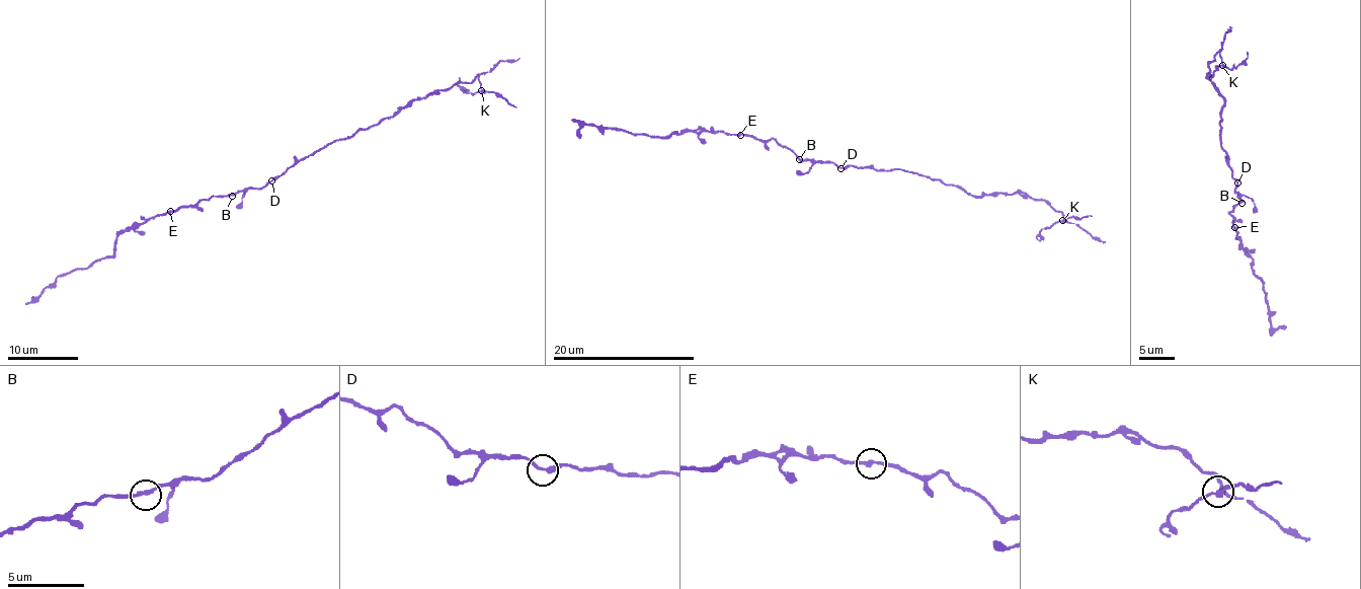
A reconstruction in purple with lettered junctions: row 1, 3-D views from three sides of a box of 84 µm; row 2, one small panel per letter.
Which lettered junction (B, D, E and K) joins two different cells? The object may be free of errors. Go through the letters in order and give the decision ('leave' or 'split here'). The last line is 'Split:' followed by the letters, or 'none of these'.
B: leave
D: leave
E: leave
K: split here
Split: K

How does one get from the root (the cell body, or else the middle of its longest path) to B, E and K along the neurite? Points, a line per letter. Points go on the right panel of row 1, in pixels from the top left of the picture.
B: (1235, 180), (1234, 190), (1241, 194), (1242, 203)
E: (1235, 180), (1235, 192), (1242, 199), (1230, 212), (1234, 227)
K: (1235, 180), (1219, 142), (1222, 119), (1219, 116), (1224, 102), (1208, 77), (1208, 64), (1218, 52), (1222, 66)

